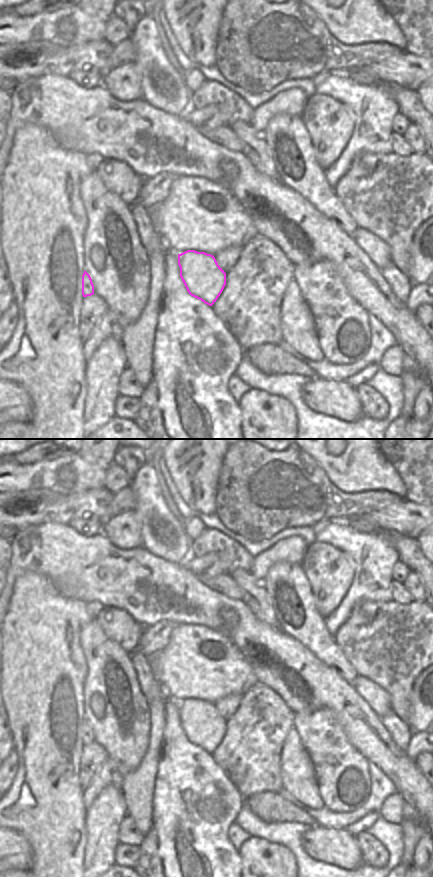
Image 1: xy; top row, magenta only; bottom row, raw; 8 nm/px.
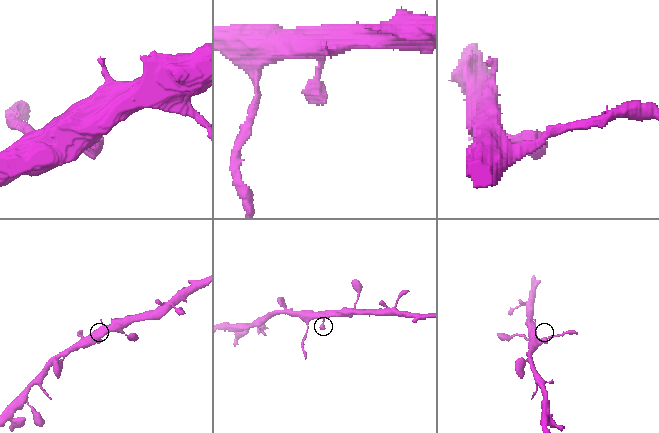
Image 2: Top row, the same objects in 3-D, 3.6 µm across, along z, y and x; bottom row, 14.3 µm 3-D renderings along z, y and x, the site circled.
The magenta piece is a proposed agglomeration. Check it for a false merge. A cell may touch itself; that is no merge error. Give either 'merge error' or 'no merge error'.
merge error

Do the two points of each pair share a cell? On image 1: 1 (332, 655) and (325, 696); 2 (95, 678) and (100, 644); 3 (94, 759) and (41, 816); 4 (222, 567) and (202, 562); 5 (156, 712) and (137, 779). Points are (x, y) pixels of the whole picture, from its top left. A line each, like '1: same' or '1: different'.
1: different
2: same
3: different
4: same
5: same

